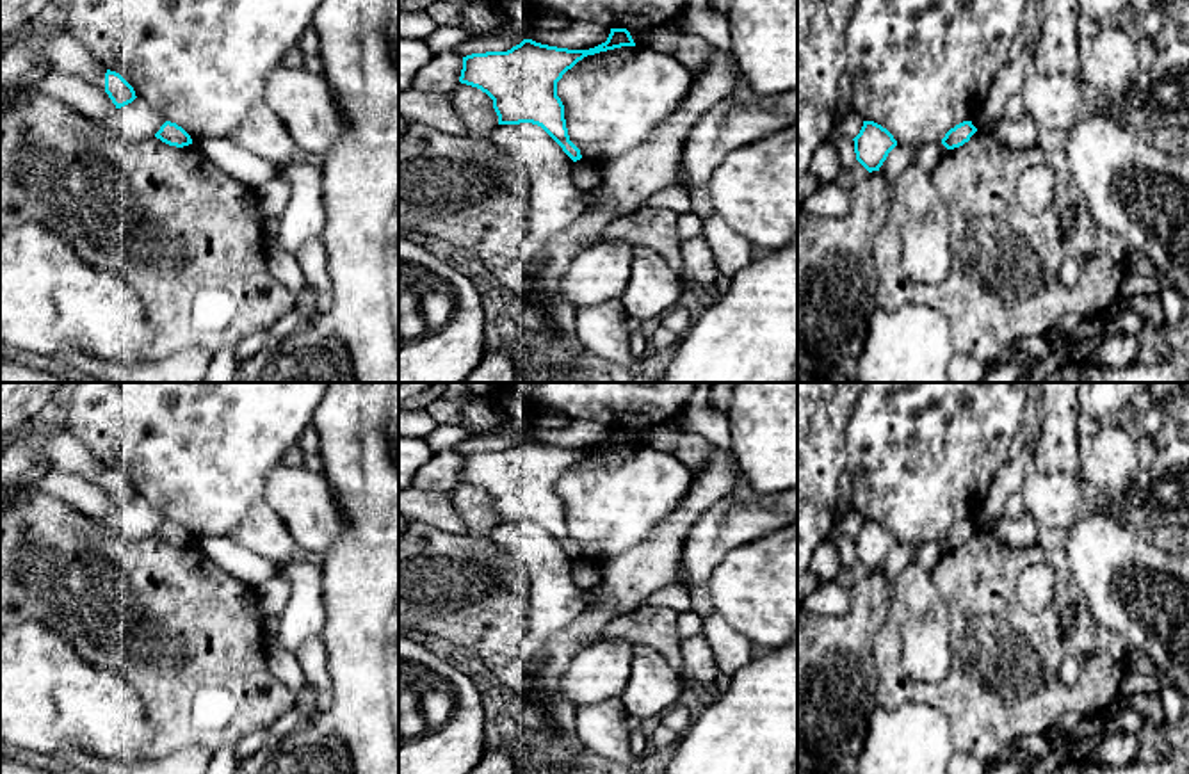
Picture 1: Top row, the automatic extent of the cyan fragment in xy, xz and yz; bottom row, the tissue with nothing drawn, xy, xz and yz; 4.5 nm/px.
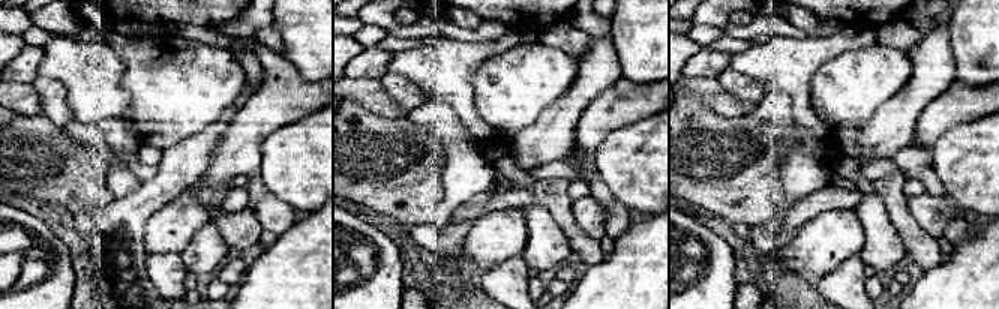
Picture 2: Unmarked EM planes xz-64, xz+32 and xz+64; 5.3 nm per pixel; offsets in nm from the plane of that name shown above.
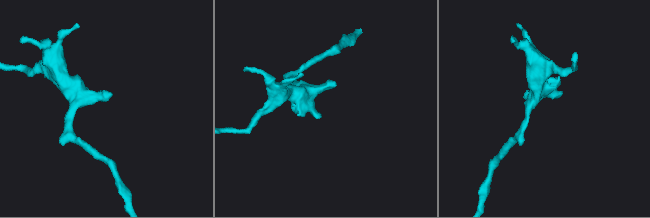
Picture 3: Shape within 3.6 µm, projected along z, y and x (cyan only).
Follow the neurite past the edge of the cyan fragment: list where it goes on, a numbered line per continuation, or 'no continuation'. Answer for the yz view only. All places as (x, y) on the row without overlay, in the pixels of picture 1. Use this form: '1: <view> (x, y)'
no continuation

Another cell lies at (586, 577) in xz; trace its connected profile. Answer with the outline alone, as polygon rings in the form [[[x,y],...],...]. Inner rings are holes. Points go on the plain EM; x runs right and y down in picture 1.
[[[577,559],[571,564],[571,578],[582,593],[593,591],[602,584],[602,568],[584,559]]]

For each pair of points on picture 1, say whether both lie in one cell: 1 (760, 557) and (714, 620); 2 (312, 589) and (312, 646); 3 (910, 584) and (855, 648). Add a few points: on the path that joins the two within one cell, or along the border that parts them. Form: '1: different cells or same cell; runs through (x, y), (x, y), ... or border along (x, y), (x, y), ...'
1: different cells; border along (714, 609), (750, 641)
2: different cells; border along (319, 634), (307, 639), (296, 653)
3: different cells; border along (892, 586), (892, 605), (887, 621)

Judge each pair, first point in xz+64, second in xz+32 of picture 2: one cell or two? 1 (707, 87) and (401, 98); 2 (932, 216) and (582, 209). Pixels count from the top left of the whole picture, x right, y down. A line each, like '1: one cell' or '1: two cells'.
1: two cells
2: one cell

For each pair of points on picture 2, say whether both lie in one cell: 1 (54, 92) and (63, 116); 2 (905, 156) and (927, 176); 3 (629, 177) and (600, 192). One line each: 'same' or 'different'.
1: same
2: same
3: different

